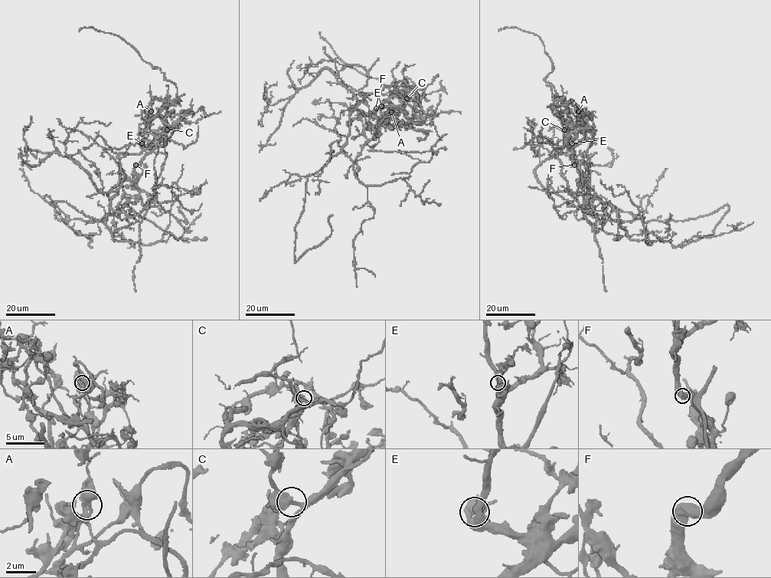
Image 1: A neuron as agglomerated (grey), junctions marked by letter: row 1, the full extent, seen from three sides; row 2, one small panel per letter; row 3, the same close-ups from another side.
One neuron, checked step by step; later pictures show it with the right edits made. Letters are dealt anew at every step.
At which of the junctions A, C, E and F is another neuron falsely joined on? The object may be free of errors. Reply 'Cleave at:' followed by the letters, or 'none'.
Cleave at: A

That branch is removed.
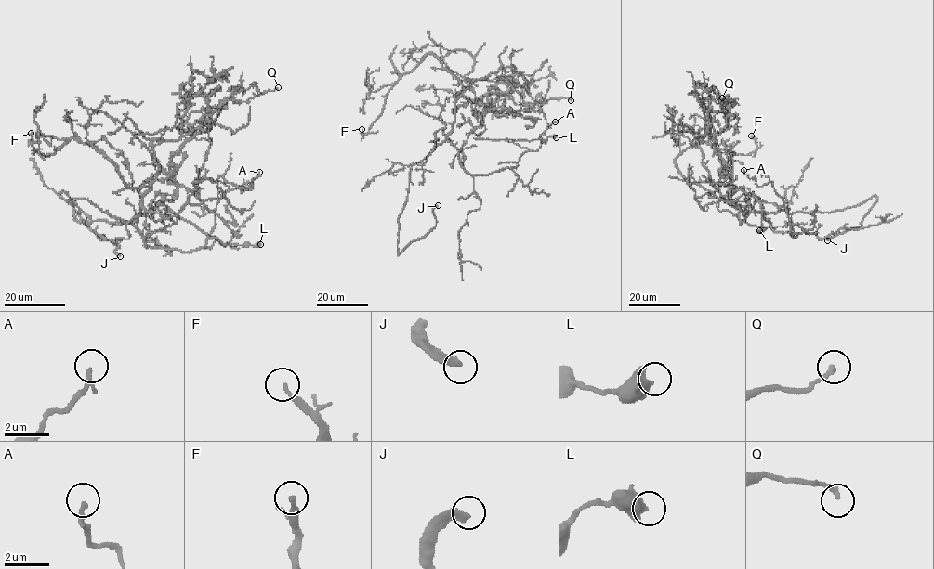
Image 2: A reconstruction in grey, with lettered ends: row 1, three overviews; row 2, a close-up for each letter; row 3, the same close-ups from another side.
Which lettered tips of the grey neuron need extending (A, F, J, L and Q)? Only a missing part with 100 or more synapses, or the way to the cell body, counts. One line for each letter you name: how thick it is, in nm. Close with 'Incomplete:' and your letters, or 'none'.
J: 320 nm thick
Incomplete: J

